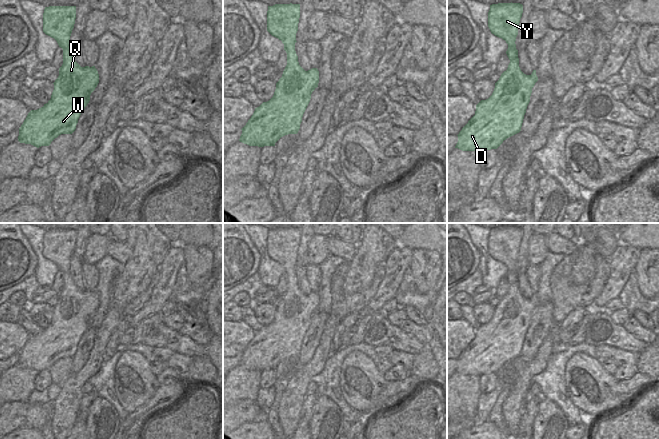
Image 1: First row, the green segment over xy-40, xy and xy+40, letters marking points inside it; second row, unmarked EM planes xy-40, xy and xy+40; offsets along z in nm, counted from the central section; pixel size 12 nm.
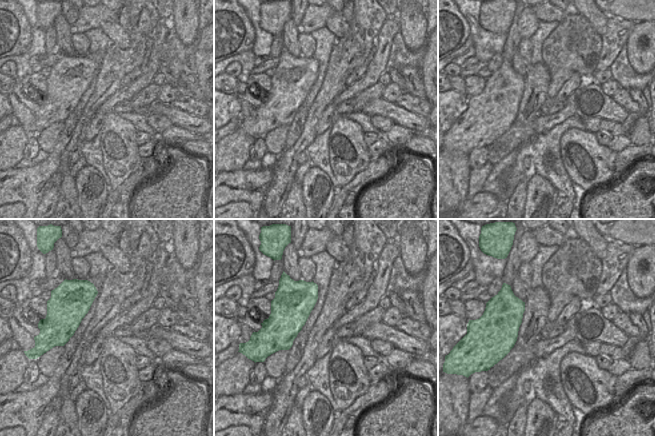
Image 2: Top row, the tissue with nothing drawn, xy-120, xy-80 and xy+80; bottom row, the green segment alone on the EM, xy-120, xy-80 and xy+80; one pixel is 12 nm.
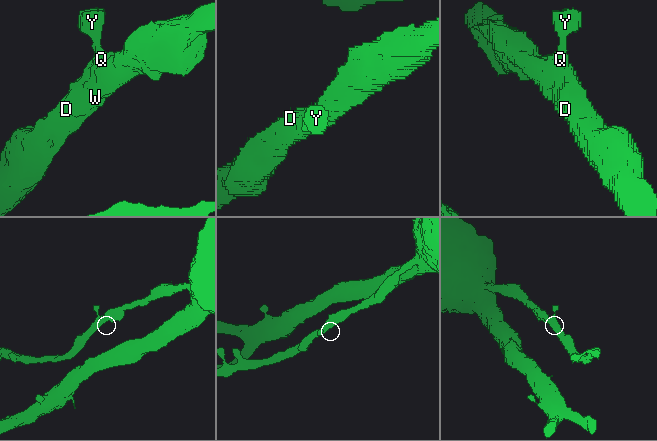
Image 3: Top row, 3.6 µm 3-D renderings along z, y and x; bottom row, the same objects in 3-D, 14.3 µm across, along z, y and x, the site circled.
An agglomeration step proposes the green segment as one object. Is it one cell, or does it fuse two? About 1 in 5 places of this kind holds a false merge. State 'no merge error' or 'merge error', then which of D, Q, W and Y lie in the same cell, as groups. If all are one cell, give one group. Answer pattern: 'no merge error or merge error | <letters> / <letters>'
no merge error | D Q W Y

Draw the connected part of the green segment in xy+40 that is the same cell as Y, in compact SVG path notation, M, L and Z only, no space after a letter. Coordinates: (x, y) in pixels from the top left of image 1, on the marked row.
M511 2L490 5L488 27L492 34L502 38L508 44L506 54L510 63L507 70L501 74L499 80L495 83L492 95L486 100L481 100L476 105L475 115L457 135L458 142L455 148L475 152L497 149L504 140L521 131L532 88L538 81L536 70L533 70L531 75L526 75L519 67L518 50L515 41L522 13L523 5L520 3Z

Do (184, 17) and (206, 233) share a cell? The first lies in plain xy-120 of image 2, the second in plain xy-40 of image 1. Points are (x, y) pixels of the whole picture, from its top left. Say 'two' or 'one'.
two

